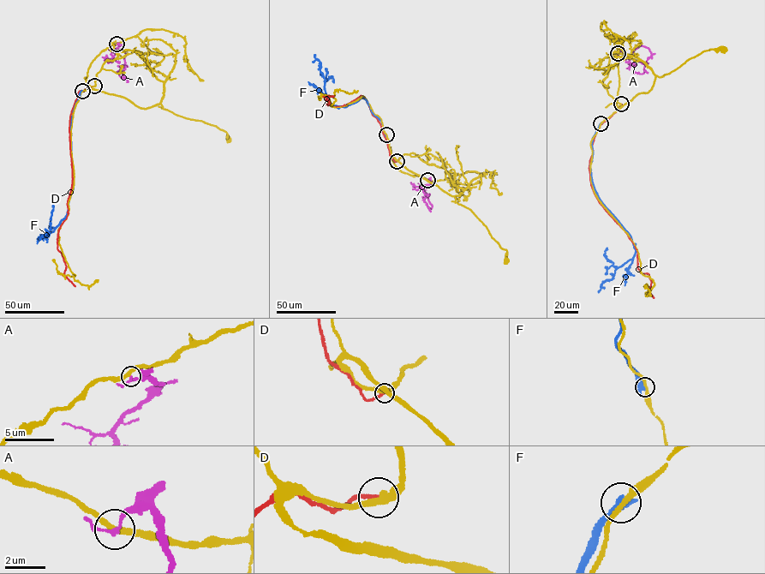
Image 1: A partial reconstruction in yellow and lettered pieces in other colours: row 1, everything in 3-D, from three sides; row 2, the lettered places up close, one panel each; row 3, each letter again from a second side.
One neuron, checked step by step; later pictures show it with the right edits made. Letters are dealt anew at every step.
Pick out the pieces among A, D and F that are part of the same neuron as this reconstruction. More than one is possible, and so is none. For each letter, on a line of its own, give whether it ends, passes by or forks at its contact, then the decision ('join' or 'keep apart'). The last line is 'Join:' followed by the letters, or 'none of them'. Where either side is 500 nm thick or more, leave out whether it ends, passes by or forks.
A: it passes by | keep apart
D: it ends | keep apart
F: it ends | keep apart
Join: none of them

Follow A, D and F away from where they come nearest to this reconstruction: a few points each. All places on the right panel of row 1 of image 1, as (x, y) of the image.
A: (618, 53), (621, 51), (630, 56), (639, 45), (648, 49), (651, 55), (644, 71), (634, 73)
D: (621, 104), (595, 135), (589, 178), (599, 202), (633, 243), (637, 268), (648, 274), (649, 294), (654, 297)
F: (600, 122), (592, 142), (592, 182), (630, 236), (635, 253), (598, 292)

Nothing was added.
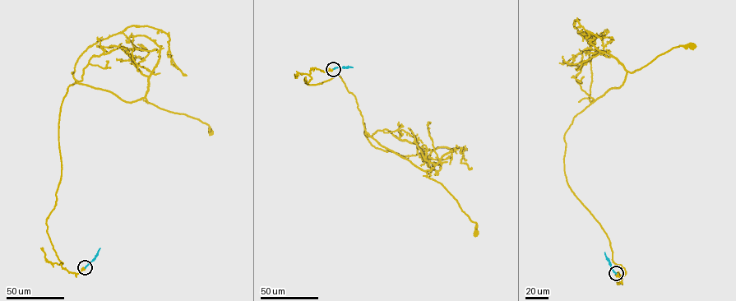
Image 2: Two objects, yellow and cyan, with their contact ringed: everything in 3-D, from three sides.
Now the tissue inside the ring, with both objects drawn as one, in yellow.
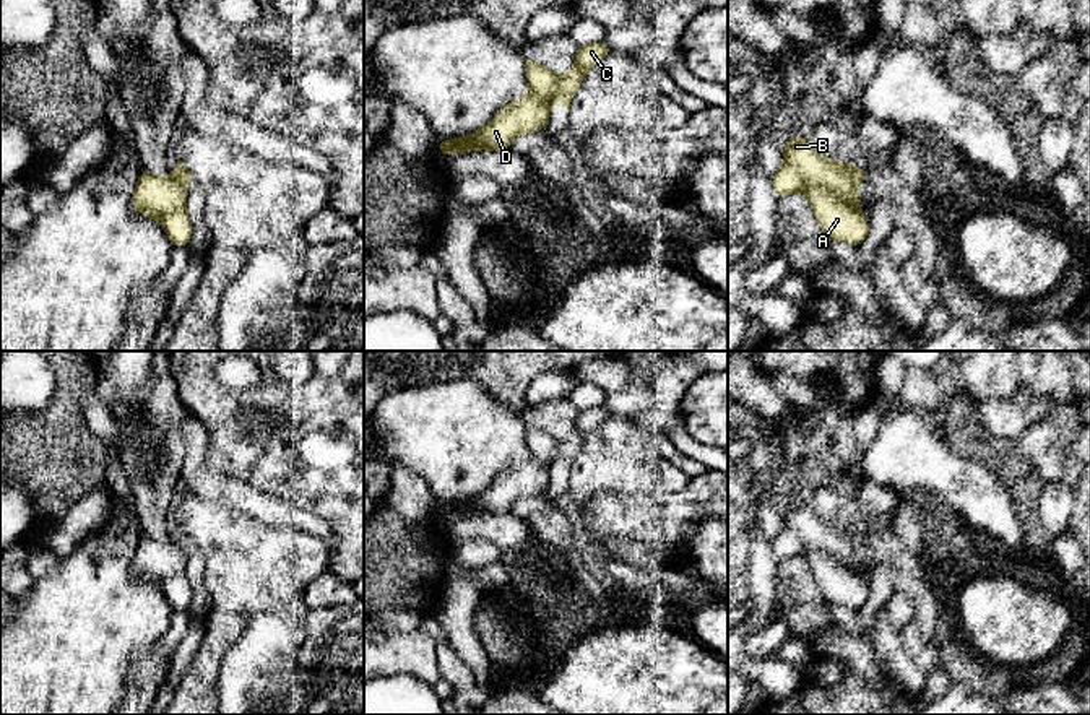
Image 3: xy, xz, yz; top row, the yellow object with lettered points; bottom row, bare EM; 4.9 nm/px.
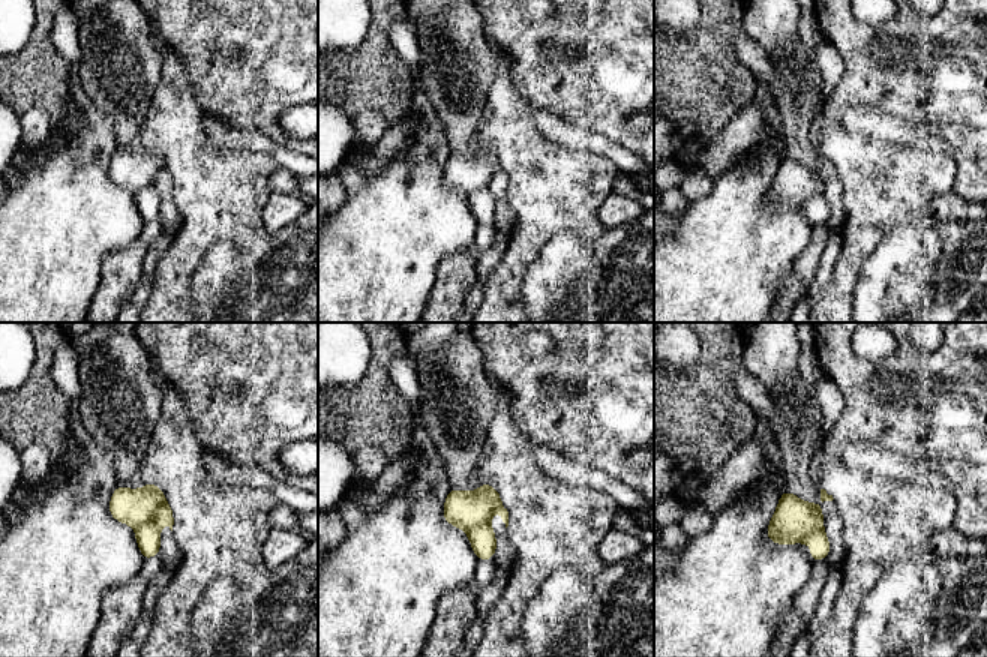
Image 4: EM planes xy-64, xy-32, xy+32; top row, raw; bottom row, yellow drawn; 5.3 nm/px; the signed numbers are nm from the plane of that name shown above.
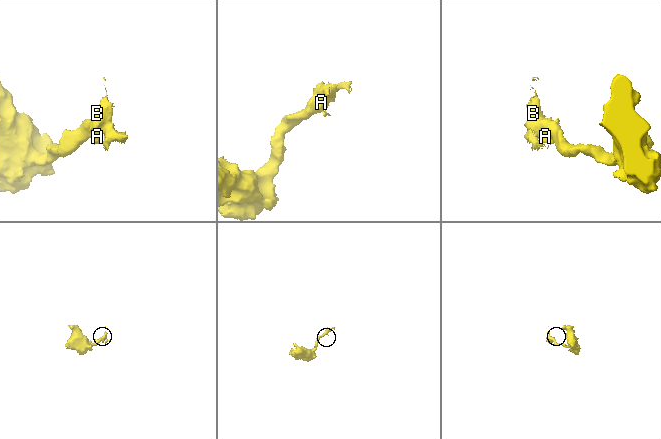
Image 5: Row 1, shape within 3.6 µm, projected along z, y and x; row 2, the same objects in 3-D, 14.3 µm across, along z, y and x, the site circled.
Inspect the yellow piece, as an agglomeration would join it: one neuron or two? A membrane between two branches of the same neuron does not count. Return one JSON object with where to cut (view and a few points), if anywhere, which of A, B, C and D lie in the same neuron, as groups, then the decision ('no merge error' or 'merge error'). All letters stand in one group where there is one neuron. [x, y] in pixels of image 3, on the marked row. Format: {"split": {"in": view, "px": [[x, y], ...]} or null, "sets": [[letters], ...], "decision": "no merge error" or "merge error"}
{"split": null, "sets": [["A", "B", "C", "D"]], "decision": "no merge error"}

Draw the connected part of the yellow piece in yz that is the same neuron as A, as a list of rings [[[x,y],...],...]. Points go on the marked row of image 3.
[[[796,135],[785,143],[785,159],[772,177],[772,187],[778,200],[804,193],[828,242],[859,245],[871,226],[861,213],[861,180],[866,180],[866,169],[824,158],[811,140]]]

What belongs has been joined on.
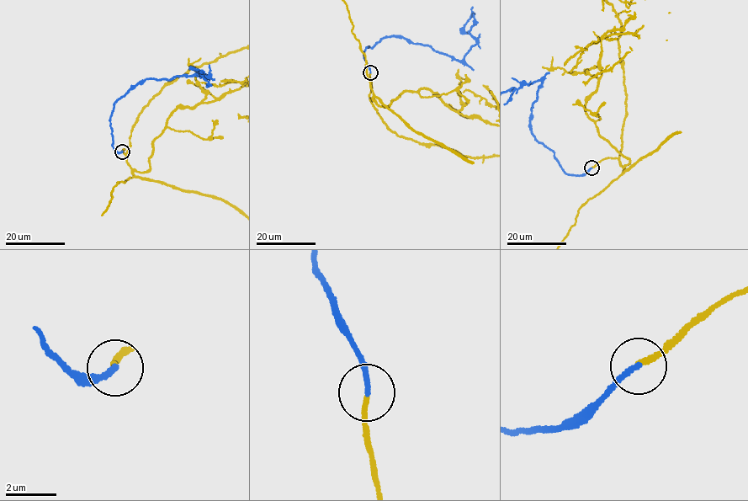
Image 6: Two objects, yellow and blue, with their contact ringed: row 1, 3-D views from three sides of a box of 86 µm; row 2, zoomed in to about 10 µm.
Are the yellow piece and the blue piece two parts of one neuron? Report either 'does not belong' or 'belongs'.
belongs

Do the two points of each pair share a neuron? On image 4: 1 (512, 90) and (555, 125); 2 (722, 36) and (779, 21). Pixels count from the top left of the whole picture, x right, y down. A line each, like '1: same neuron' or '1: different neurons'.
1: same neuron
2: different neurons

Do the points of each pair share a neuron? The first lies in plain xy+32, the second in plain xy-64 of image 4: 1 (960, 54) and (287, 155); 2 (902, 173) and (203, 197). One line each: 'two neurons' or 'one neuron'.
1: two neurons
2: one neuron

